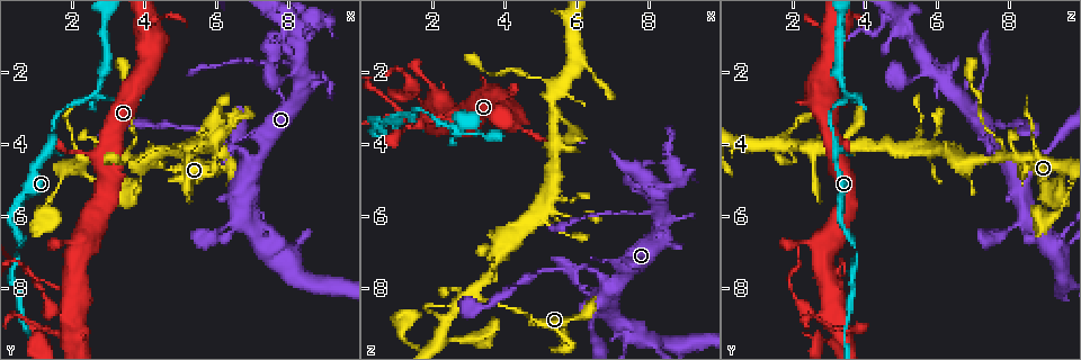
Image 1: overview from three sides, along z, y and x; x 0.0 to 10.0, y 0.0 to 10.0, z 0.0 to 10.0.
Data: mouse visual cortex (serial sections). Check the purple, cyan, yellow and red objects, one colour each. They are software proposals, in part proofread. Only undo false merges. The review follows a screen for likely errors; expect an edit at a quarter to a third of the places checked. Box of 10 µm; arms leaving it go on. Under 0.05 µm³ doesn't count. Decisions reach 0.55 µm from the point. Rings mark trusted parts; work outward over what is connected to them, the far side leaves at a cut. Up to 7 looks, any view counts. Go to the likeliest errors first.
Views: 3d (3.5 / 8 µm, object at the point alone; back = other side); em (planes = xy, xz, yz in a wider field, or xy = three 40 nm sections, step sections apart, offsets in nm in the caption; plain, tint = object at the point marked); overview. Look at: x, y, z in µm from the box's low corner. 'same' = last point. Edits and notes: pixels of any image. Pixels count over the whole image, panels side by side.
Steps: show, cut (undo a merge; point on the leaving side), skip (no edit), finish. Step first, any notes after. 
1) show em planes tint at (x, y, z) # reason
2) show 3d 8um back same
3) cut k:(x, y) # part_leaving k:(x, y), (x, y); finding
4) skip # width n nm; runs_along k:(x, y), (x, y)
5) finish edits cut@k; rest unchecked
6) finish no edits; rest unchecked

show 3d 3.5um at (2.50, 2.65, 3.50) # branch point

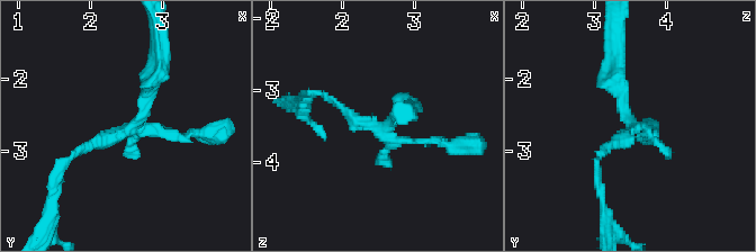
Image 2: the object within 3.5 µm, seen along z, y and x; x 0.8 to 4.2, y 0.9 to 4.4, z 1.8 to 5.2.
show em xy step 2 tint at (2.55, 2.70, 3.55) # need the tissue

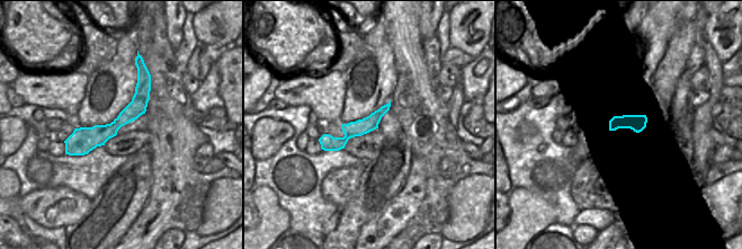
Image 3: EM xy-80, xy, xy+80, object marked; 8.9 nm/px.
cut 2:(179, 136) # part_leaving 2:(141, 129), (186, 137), (231, 123); a second cell is stuck on

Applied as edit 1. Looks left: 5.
show 3d 3.5um at (7.05, 4.60, 7.95) # arms part here

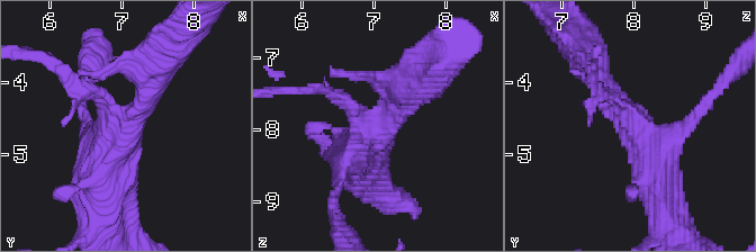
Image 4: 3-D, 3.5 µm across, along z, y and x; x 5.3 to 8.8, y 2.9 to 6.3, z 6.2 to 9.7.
show em planes tint at (7.05, 4.60, 8.00) # arms 3; arm_widths 150, 350, 600 nm

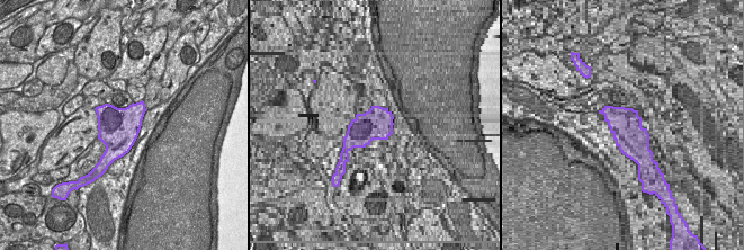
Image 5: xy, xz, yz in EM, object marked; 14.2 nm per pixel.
show em xy step 5 tint same

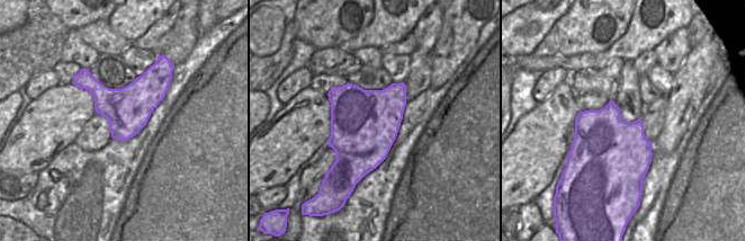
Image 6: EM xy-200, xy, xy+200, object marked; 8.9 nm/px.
skip # all the same cell

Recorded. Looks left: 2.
show 3d 3.5um at (1.95, 8.90, 3.15) # calibre changes

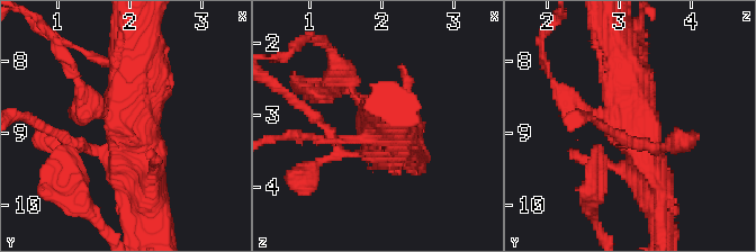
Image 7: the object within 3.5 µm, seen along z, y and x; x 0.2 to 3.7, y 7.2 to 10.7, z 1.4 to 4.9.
show em xy step 2 tint at (2.00, 8.85, 3.25)

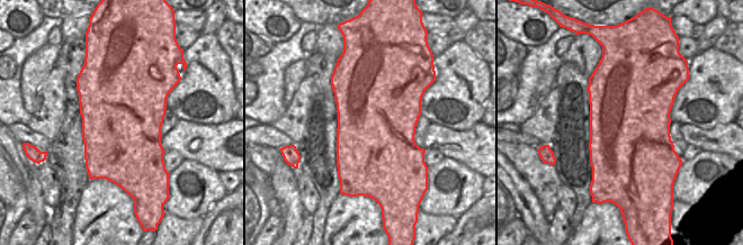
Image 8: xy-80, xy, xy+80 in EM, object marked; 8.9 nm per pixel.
skip # width 750 nm; runs_along 7:(614, 33), (626, 105), (657, 156); one cell here

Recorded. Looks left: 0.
finish edits cut@2; rest unchecked

